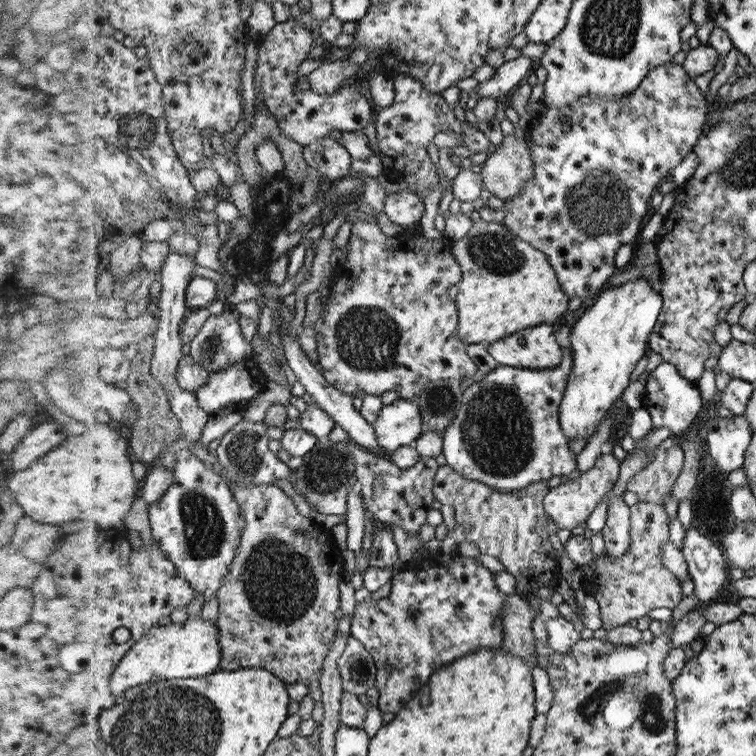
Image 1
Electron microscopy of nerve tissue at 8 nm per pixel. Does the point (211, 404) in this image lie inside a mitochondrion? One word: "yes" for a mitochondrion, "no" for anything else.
no

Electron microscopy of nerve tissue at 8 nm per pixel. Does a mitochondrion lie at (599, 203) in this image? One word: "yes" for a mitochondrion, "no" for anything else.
yes

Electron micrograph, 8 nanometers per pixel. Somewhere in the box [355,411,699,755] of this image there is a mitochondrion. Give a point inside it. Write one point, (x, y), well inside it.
(653, 721)

